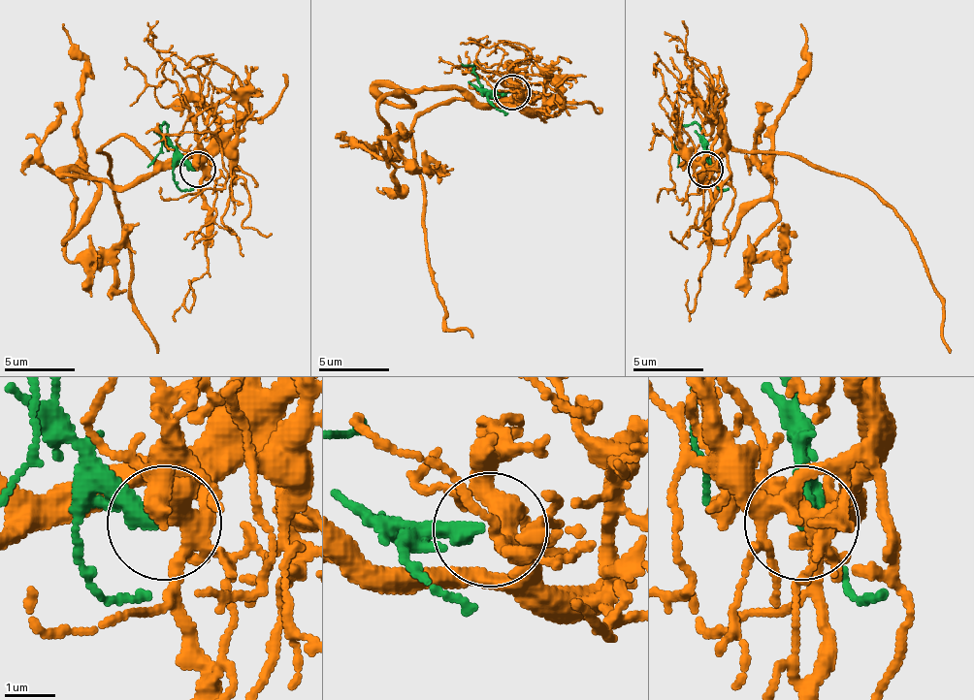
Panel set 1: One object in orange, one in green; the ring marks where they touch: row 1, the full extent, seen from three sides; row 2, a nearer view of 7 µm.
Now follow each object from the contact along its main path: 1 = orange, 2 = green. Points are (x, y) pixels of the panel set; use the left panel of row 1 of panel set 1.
1: (198, 170), (166, 159), (127, 184), (71, 170), (95, 198), (63, 240), (84, 64), (63, 24)
2: (195, 170), (163, 124), (163, 148), (148, 166)

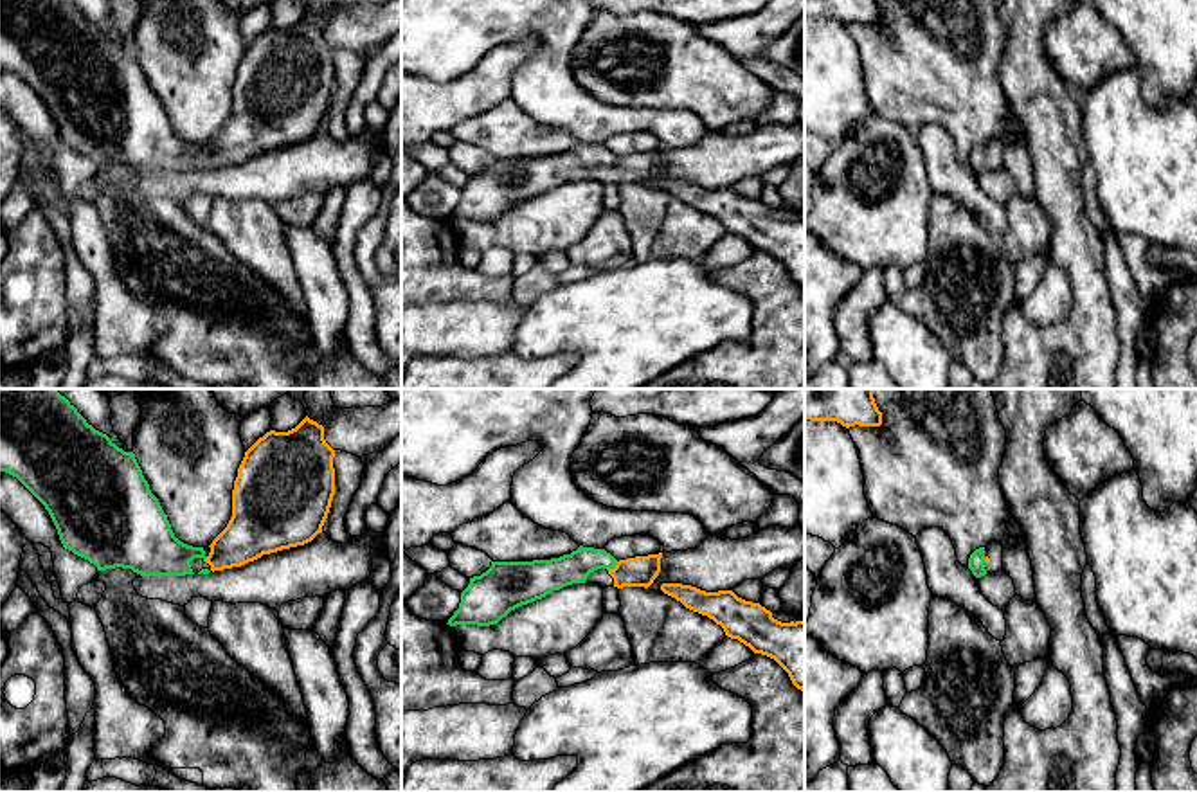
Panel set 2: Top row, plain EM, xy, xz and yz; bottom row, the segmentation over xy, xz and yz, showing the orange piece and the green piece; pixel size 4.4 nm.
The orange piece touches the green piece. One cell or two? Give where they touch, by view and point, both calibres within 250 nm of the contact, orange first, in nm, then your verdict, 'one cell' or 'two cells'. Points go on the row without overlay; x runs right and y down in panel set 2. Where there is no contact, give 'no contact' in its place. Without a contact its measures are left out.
contact xz (614, 164); calibres 140 and 140 nm; one cell

